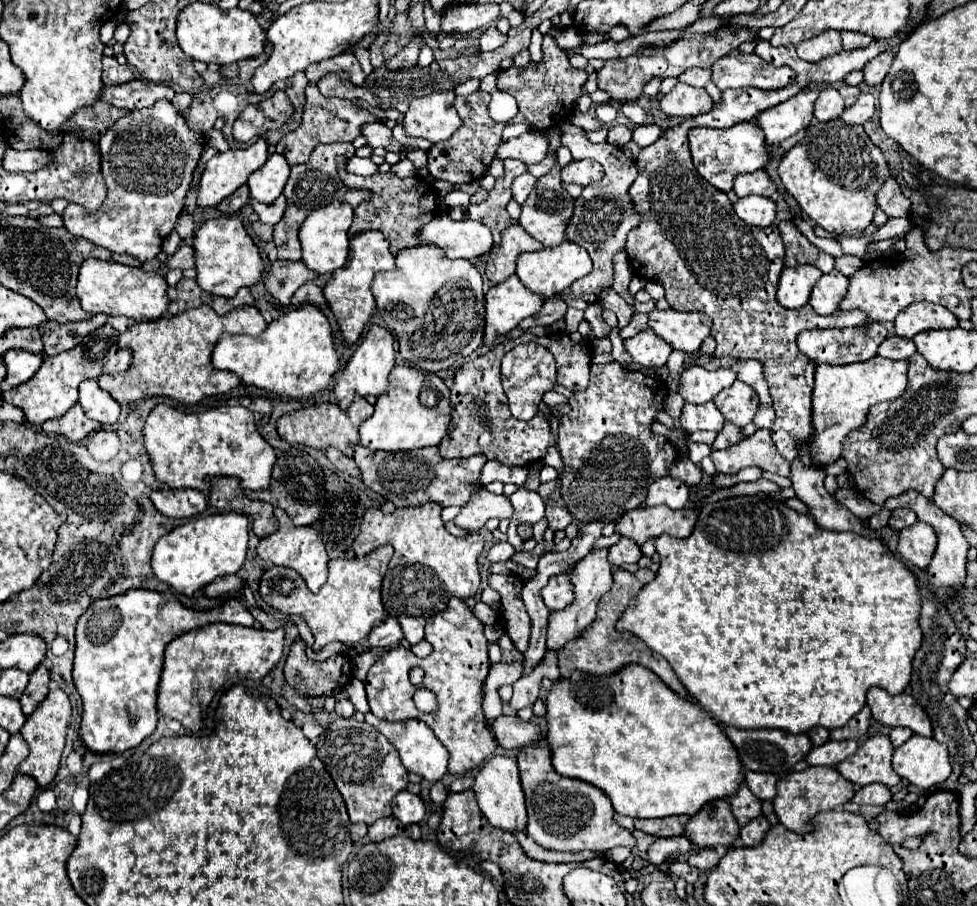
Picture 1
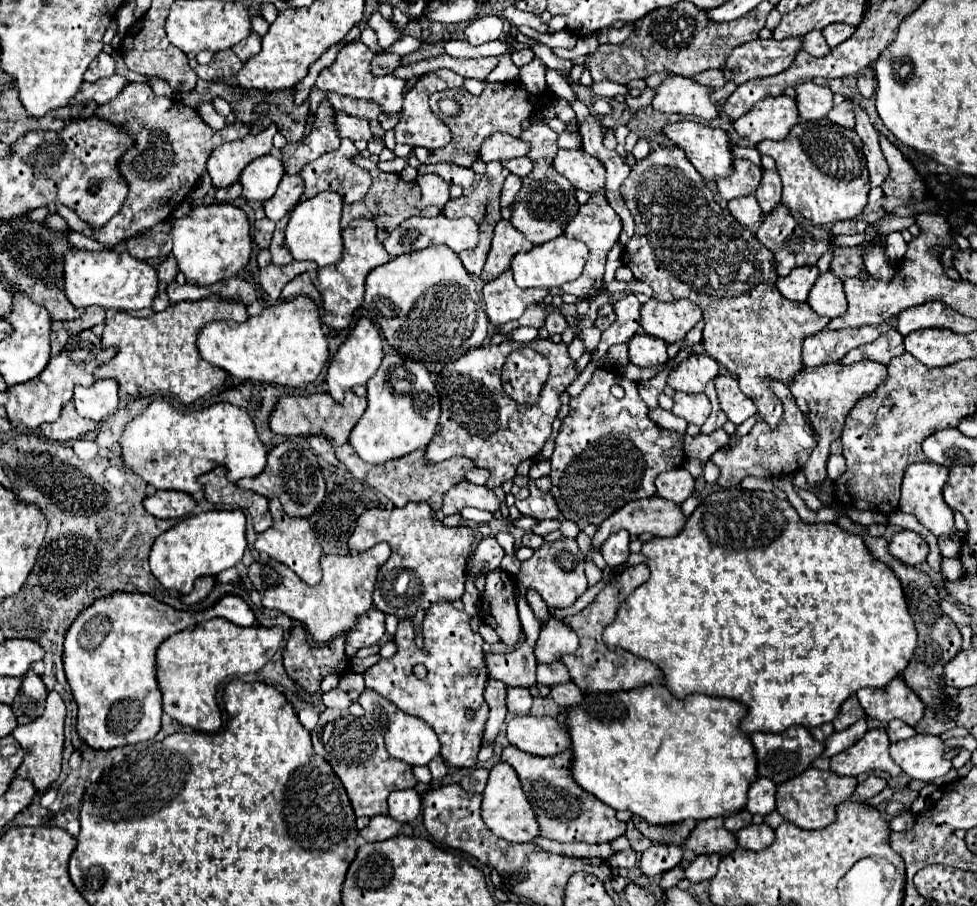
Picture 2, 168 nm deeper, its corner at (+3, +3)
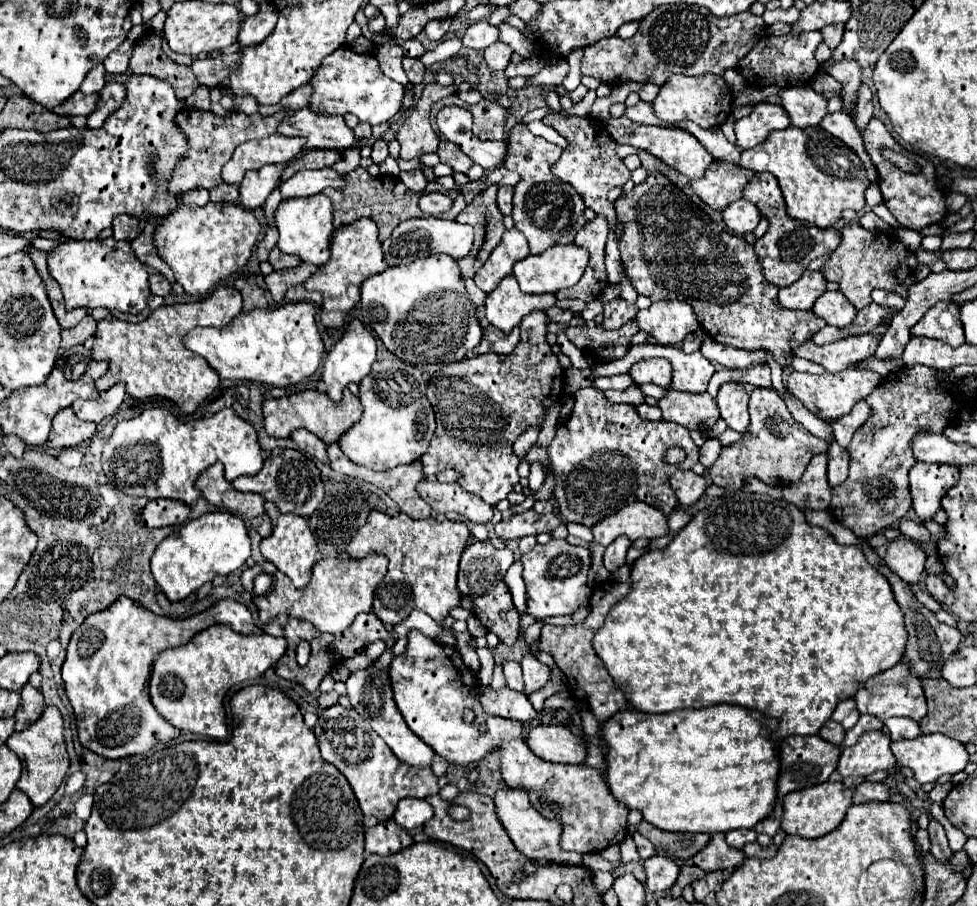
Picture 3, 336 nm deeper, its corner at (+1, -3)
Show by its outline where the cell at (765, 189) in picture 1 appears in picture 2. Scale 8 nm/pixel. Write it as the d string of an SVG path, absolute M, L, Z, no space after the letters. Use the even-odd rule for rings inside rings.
M735 160L733 174L727 178L717 178L717 192L725 200L733 200L739 196L755 194L761 182L761 170L757 164L749 160Z

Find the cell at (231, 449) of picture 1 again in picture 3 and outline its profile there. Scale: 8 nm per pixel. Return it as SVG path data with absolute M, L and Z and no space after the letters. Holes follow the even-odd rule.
M149 408L137 418L119 422L103 448L103 470L107 478L111 472L119 490L129 496L145 496L149 500L173 498L193 504L199 498L199 490L195 488L197 476L215 462L225 466L229 482L239 476L255 476L263 466L257 432L233 410L223 408L211 418L181 422L169 410Z

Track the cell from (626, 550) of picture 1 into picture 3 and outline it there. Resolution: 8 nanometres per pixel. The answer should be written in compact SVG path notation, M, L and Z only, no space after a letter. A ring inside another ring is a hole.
M619 536L615 542L611 542L605 550L605 556L603 556L603 564L609 572L615 572L617 568L621 568L625 564L625 554L631 546L631 540L627 536Z

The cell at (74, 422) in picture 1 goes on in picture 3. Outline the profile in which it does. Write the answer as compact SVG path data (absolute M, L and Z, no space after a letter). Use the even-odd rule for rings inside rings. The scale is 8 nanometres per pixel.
M63 408L53 418L53 428L47 438L49 448L75 448L95 436L97 424L83 422L75 416L73 408Z

